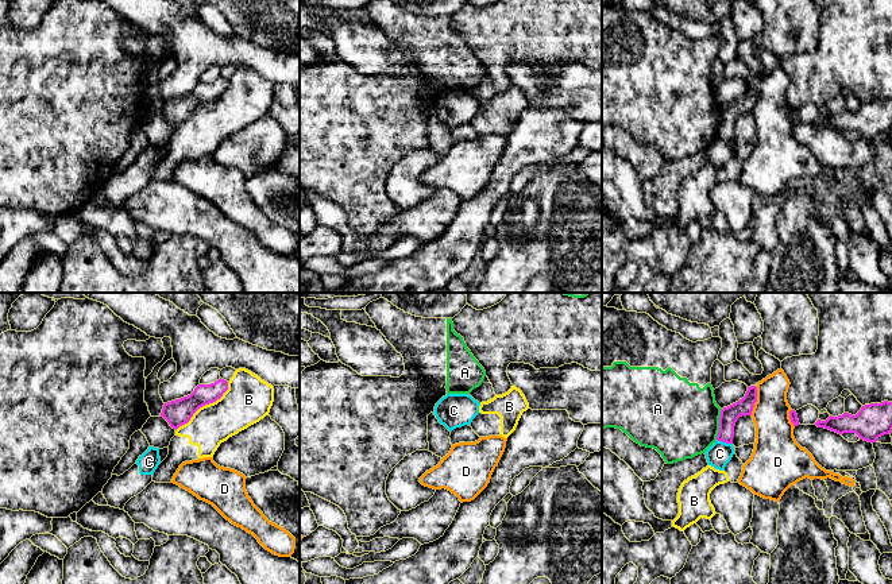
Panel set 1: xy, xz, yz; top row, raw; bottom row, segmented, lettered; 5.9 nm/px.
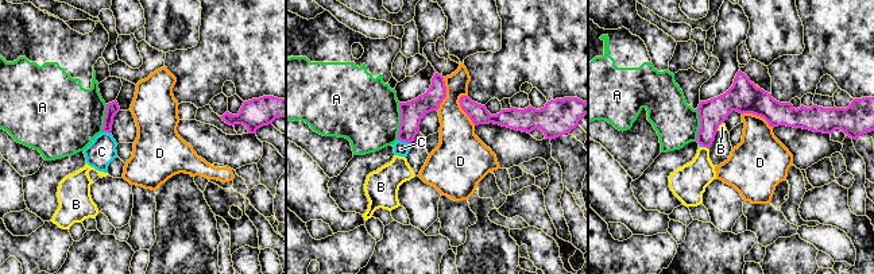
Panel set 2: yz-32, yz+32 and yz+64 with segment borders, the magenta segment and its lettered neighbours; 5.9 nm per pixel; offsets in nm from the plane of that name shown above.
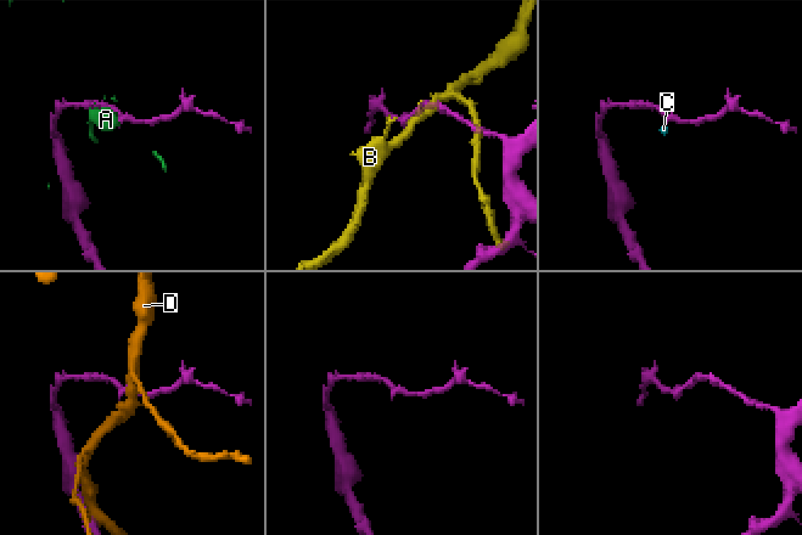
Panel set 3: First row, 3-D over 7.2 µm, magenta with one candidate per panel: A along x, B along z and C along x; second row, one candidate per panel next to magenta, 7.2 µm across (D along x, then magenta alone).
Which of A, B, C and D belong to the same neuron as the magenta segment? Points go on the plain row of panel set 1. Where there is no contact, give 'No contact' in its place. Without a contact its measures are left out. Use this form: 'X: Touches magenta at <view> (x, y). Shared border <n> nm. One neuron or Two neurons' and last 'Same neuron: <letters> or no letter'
A: Touches magenta at yz (719, 122). Shared border 190 nm. Two neurons
B: Touches magenta at xy (204, 103). Shared border 440 nm. Two neurons
C: Touches magenta at yz (725, 139). Shared border 100 nm. Two neurons
D: Touches magenta at yz (756, 99). Shared border 180 nm. Two neurons
Same neuron: no letter

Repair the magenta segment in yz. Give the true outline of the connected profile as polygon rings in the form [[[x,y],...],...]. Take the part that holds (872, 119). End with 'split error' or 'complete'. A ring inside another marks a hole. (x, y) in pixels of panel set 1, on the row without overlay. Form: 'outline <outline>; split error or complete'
outline [[[892,100],[865,103],[856,113],[830,113],[826,119],[818,117],[815,123],[838,132],[856,131],[860,138],[873,142],[879,135],[892,131]]]; complete

